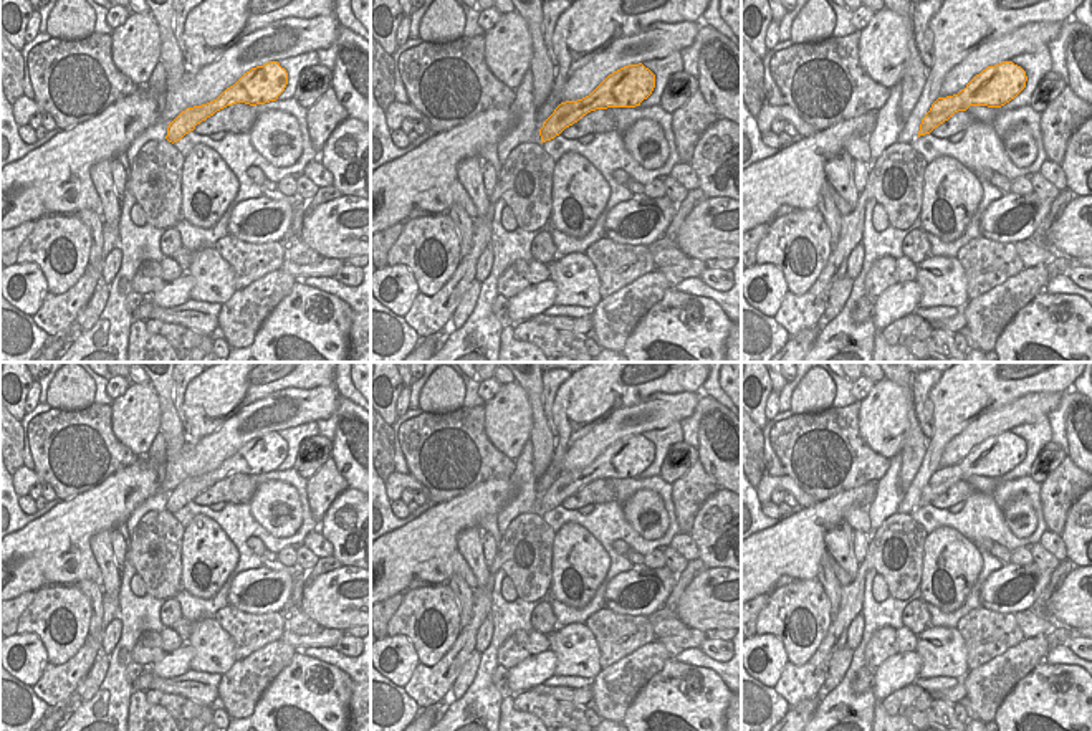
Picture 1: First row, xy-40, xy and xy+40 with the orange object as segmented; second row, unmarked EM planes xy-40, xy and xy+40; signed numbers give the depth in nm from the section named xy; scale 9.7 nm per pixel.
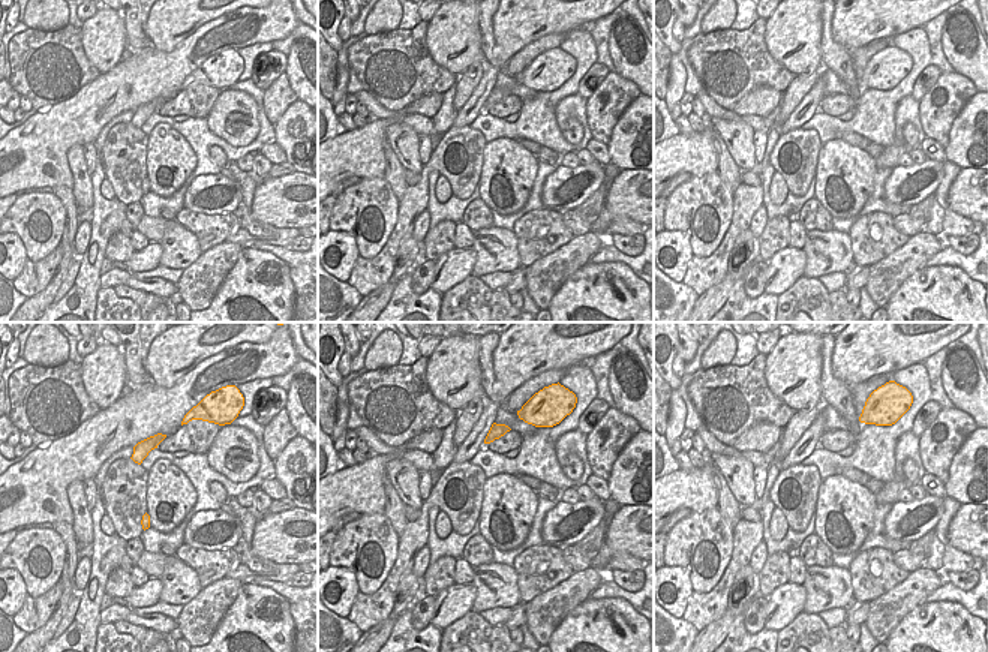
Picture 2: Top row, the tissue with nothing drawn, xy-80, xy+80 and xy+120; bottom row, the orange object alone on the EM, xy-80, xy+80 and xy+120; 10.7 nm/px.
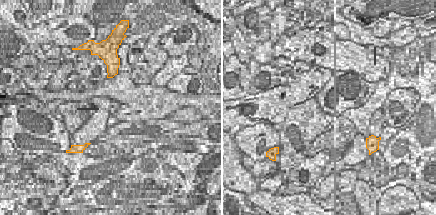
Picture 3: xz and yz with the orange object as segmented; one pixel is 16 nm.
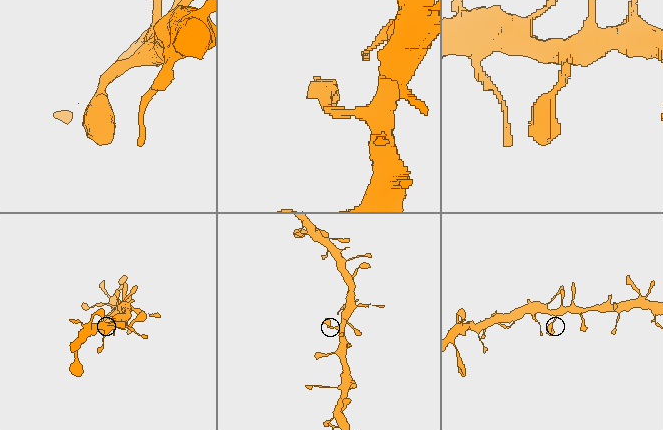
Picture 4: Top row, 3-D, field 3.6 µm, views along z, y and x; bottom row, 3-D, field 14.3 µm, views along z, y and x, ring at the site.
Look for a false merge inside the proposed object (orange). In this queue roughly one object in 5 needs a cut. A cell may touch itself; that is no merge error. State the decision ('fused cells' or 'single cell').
single cell

